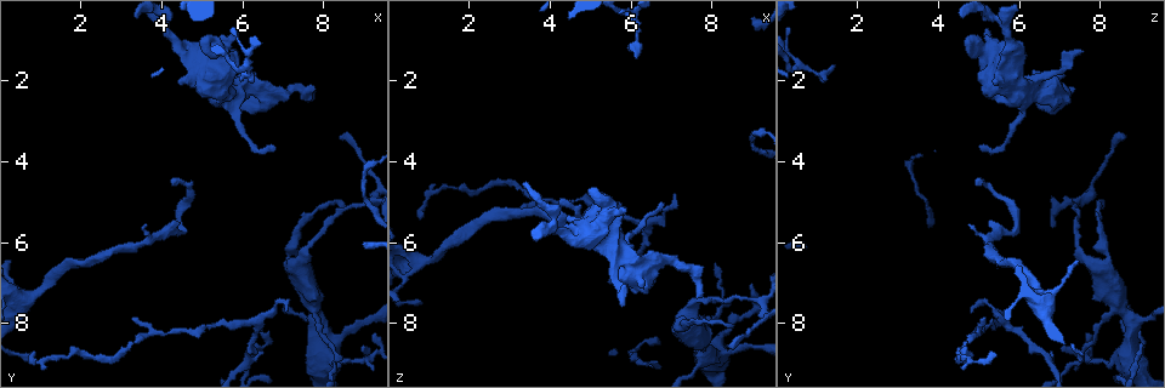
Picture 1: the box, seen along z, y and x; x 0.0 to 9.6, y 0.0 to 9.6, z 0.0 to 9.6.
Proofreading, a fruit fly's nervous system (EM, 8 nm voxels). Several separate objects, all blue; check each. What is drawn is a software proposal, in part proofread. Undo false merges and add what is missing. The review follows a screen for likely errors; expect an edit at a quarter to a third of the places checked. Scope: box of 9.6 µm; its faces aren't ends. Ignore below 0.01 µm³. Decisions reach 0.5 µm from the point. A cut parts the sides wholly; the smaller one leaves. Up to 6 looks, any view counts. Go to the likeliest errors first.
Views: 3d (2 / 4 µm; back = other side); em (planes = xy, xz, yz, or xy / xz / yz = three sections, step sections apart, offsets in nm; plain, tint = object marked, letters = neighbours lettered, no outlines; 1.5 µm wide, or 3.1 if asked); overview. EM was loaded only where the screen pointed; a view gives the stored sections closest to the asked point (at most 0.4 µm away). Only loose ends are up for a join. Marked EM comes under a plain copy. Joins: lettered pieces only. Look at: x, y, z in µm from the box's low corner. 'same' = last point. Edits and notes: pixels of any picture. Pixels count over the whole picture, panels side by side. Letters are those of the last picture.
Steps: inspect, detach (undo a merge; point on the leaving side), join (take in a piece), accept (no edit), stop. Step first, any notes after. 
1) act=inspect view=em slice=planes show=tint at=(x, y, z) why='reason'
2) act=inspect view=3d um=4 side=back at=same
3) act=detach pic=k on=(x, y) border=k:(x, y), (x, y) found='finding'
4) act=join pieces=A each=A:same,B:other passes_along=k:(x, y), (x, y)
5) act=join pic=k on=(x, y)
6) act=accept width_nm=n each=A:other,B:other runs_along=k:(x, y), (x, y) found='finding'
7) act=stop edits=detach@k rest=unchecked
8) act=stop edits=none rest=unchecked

act=inspect view=3d um=2 side=back at=(8.55, 5.15, 8.15) why='tapers out'

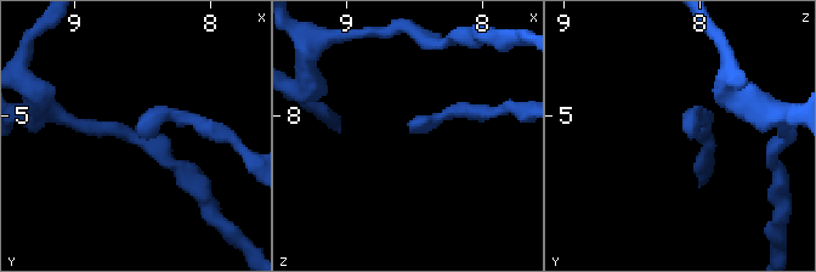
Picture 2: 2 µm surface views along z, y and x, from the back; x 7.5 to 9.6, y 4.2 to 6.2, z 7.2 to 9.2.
act=inspect view=em slice=xy step=4 show=letters at=(8.52, 5.14, 8.08) why='need the tissue'

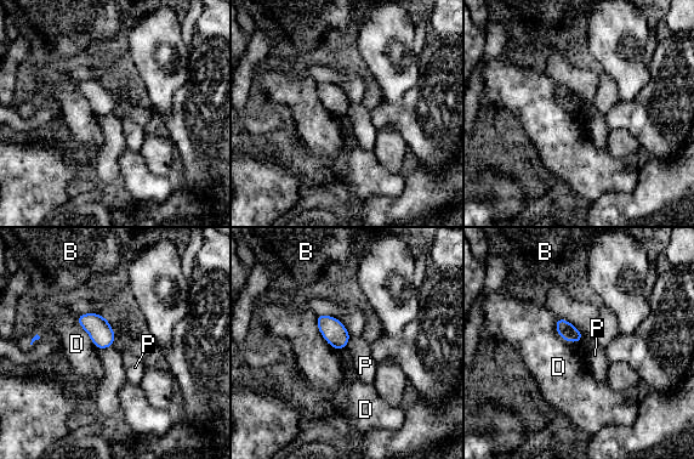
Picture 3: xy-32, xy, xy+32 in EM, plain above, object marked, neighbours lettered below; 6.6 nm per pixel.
act=inspect view=em slice=planes show=letters at=same

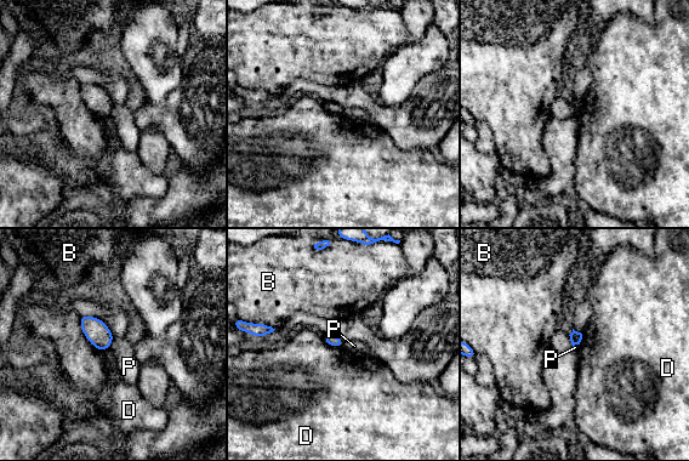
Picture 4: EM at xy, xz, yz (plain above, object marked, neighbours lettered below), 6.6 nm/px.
act=accept width_nm=80 each=B:other,D:other,P:other border=4:(114, 339), (108, 348) found='none of them fits'

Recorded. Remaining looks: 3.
act=inspect view=em slice=planes show=letters at=(7.70, 2.20, 7.40) why='free end'

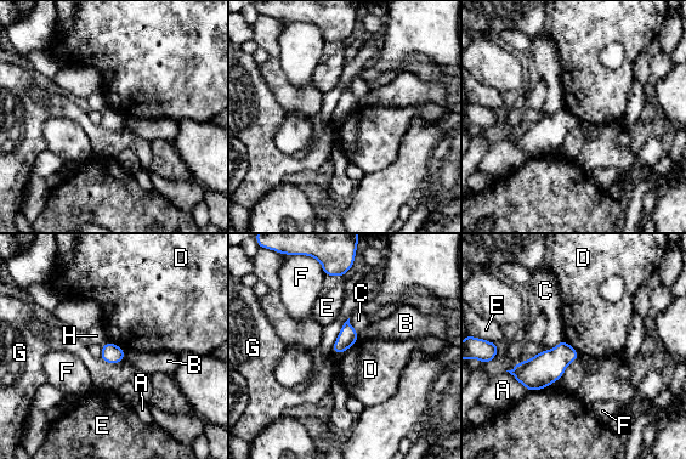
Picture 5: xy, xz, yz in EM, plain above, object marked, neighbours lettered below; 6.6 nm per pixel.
act=accept each=A:other,B:other,C:other,D:other,E:other,F:other,G:other,H:other border=5:(563, 339), (579, 356) found='none of them fits'

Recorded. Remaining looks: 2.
act=inspect view=3d um=2 at=(5.95, 0.70, 5.20) why='free end'

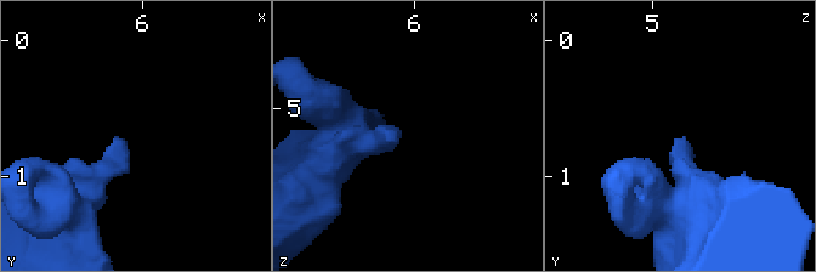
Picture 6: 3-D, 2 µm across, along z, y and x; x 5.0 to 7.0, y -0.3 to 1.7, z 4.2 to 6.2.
act=inspect view=em slice=planes show=letters at=(5.86, 0.74, 5.20) why='shape alone is not enough'

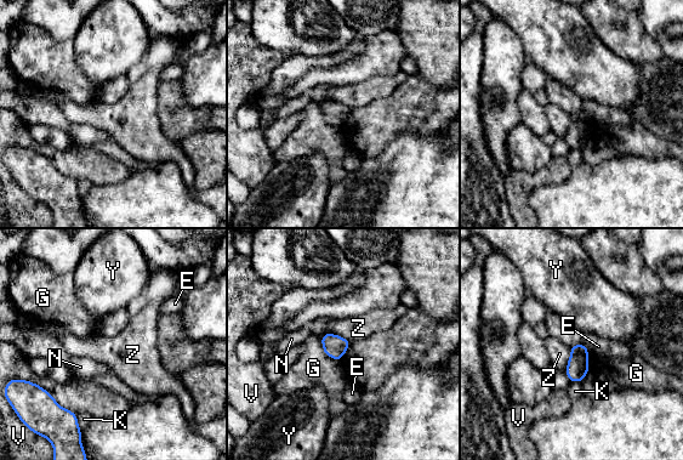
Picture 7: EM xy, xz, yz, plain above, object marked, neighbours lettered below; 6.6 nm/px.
act=accept longest_contact=V:320nm each=E:other,G:other,K:other,N:other,V:other,Y:other,Z:other border=7:(570, 347), (564, 372) found='none of them fits'

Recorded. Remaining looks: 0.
act=stop edits=none rest=unchecked

